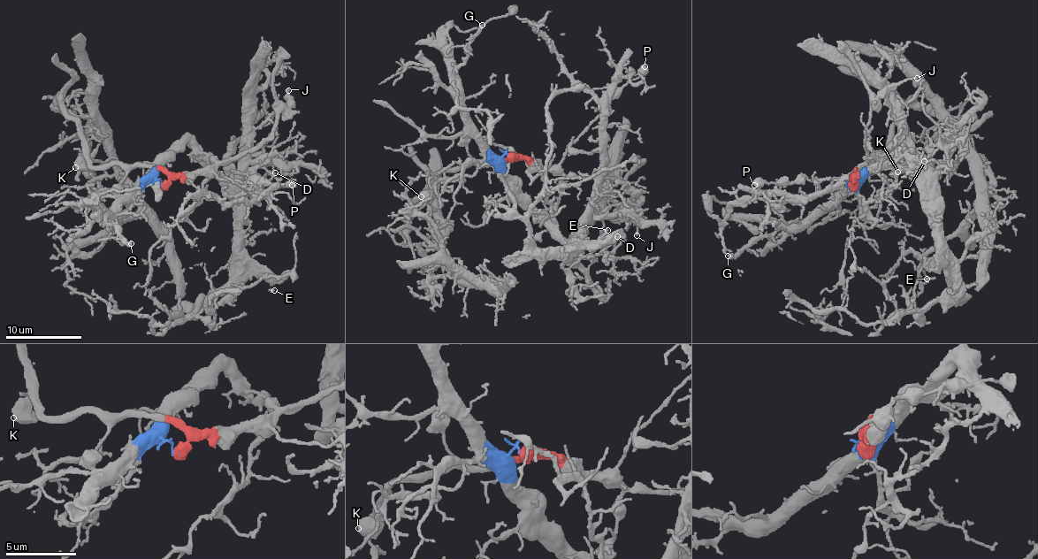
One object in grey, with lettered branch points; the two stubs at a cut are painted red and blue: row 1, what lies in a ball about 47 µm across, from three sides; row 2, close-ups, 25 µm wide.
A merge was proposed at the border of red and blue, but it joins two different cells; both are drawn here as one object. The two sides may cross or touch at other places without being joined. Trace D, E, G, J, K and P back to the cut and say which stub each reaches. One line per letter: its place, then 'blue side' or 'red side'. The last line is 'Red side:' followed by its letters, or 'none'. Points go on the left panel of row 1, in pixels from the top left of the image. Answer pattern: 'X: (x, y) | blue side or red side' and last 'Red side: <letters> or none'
D: (275, 172) | blue side
E: (274, 290) | blue side
G: (131, 243) | blue side
J: (288, 90) | red side
K: (75, 167) | red side
P: (292, 185) | red side
Red side: J, K, P

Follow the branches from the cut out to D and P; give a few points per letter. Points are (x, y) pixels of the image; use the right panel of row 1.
D: (852, 187), (854, 179), (892, 143), (904, 140), (934, 172), (948, 151), (942, 143), (947, 162), (924, 162)
P: (852, 187), (858, 168), (841, 177), (814, 181), (796, 178), (784, 183), (753, 185)

